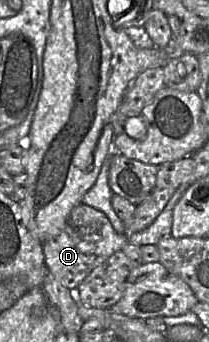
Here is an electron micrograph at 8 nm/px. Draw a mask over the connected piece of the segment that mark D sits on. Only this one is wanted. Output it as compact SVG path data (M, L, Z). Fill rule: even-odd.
M80 203L72 209L60 233L42 242L44 262L47 272L71 290L126 243L127 235L117 233L102 212Z

